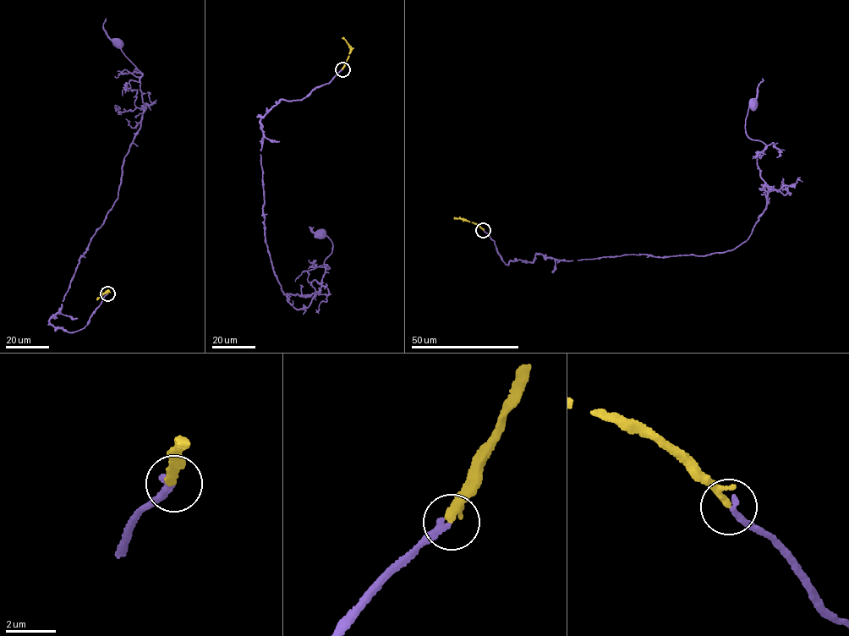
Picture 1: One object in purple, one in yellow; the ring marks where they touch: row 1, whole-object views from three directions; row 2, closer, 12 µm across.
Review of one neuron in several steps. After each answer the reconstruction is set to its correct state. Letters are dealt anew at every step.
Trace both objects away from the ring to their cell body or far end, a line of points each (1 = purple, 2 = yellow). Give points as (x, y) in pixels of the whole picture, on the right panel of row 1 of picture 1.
1: (483, 230), (507, 265), (538, 254), (734, 249), (767, 205), (757, 162), (767, 147), (745, 128), (754, 105)
2: (483, 230), (467, 220), (454, 218)

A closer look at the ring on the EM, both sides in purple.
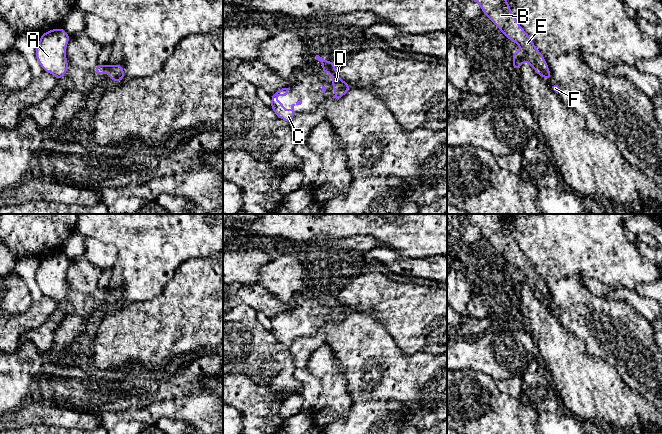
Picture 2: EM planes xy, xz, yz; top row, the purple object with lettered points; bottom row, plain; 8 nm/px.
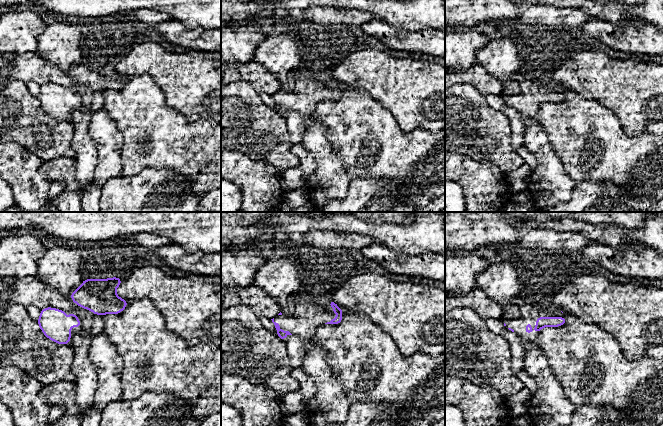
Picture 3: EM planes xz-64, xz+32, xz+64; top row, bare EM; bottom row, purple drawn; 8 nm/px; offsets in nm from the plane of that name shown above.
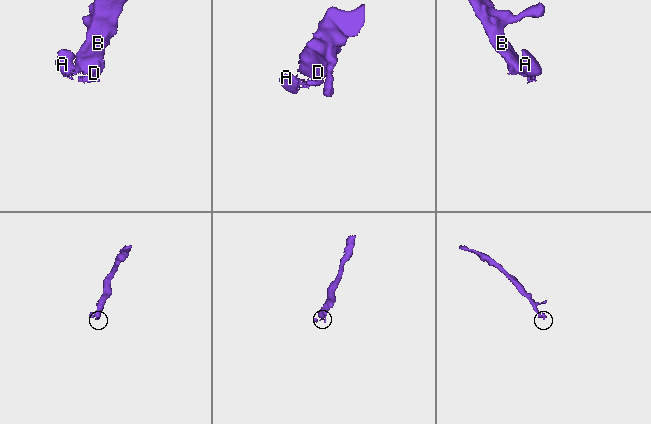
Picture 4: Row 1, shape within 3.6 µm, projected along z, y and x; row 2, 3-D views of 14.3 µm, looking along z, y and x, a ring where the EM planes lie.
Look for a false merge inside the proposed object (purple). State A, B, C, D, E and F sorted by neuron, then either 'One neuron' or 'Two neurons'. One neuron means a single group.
Groups: A B C D E F. One neuron

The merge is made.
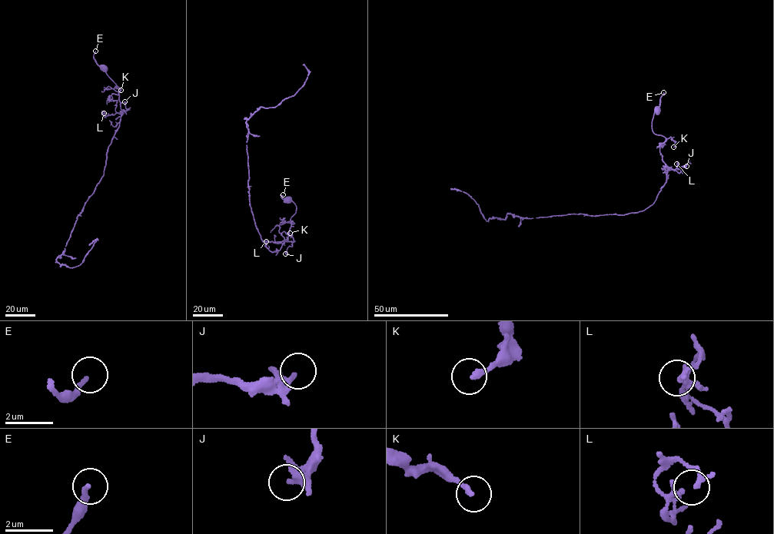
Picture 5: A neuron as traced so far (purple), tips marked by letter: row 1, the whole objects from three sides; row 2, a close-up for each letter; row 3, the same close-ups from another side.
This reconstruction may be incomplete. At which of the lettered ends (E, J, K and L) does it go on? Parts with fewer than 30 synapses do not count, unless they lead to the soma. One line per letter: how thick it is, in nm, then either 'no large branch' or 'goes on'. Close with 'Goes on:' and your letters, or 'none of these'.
E: 190 nm thick; no large branch
J: 240 nm thick; no large branch
K: 190 nm thick; no large branch
L: 200 nm thick; no large branch
Goes on: none of these

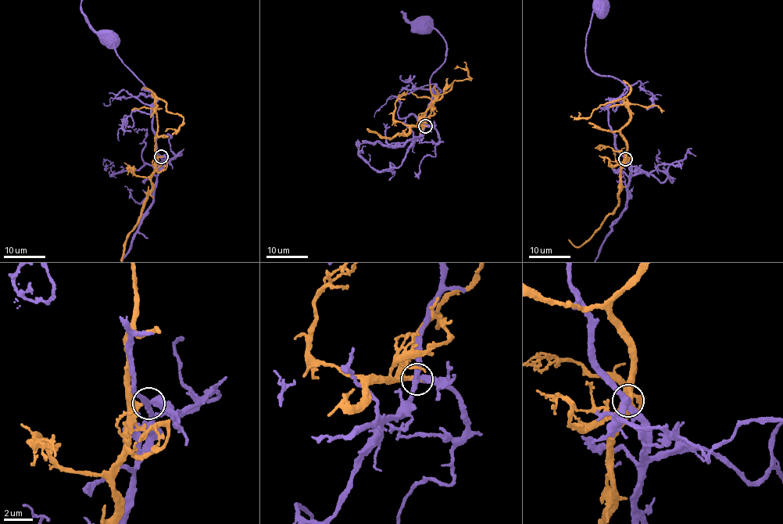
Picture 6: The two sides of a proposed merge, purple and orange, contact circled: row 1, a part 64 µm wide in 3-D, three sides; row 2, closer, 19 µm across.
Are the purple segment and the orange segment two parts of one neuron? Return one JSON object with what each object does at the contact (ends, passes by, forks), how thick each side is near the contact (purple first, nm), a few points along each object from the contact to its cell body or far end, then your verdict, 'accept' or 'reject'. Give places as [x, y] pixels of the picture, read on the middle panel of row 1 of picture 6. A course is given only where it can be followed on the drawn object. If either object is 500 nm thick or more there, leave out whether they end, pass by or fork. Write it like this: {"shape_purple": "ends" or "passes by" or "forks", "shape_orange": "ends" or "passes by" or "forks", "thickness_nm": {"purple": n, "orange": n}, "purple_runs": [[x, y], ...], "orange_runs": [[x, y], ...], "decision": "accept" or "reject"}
{"shape_purple": "forks", "shape_orange": "ends", "thickness_nm": {"purple": 400, "orange": 280}, "purple_runs": [[425, 125], [437, 84], [440, 91], [434, 93], [431, 75], [447, 50], [428, 22], [421, 27]], "decision": "reject"}

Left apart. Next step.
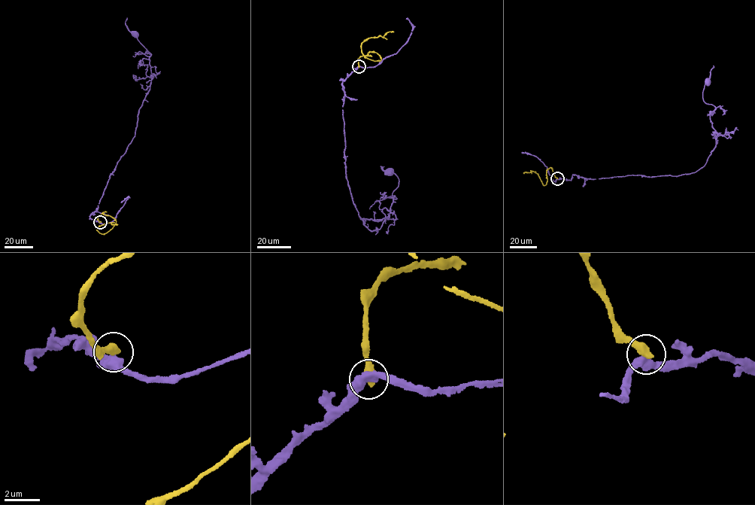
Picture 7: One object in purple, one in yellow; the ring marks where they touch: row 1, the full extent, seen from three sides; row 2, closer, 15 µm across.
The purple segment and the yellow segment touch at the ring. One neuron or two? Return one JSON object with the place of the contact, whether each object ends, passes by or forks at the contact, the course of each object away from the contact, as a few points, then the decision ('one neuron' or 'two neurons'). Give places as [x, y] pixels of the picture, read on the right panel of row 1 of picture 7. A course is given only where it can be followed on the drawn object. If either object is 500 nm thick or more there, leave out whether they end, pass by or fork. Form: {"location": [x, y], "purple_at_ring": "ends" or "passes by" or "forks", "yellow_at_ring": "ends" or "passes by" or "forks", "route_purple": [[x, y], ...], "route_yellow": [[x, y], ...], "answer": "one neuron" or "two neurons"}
{"location": [557, 178], "route_purple": [[557, 178], [697, 171], [716, 144], [710, 117], [716, 108], [702, 96], [708, 82]], "route_yellow": [[557, 178], [550, 168], [546, 171], [547, 182], [544, 185], [538, 174], [531, 171], [523, 173]], "answer": "two neurons"}

